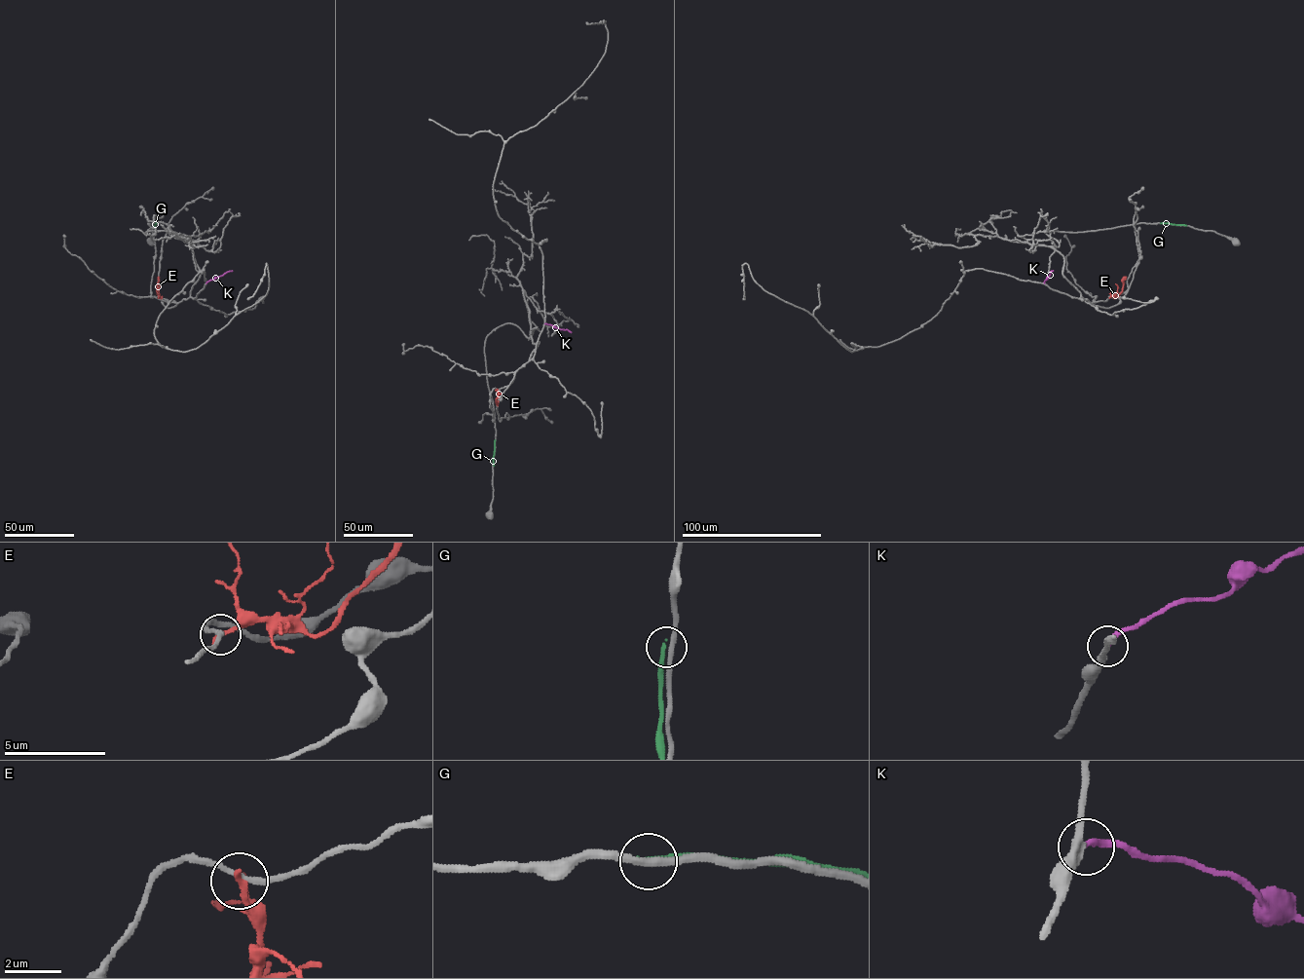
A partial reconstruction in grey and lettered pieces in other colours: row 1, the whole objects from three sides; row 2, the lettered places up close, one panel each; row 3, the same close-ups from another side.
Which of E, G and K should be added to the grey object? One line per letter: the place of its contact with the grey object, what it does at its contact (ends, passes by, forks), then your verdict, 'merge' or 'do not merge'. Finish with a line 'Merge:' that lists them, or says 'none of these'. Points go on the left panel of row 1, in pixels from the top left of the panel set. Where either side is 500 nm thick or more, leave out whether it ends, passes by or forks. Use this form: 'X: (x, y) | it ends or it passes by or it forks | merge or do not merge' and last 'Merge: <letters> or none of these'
E: (158, 297) | it ends | do not merge
G: (156, 223) | it ends | do not merge
K: (205, 282) | it ends | merge
Merge: K

